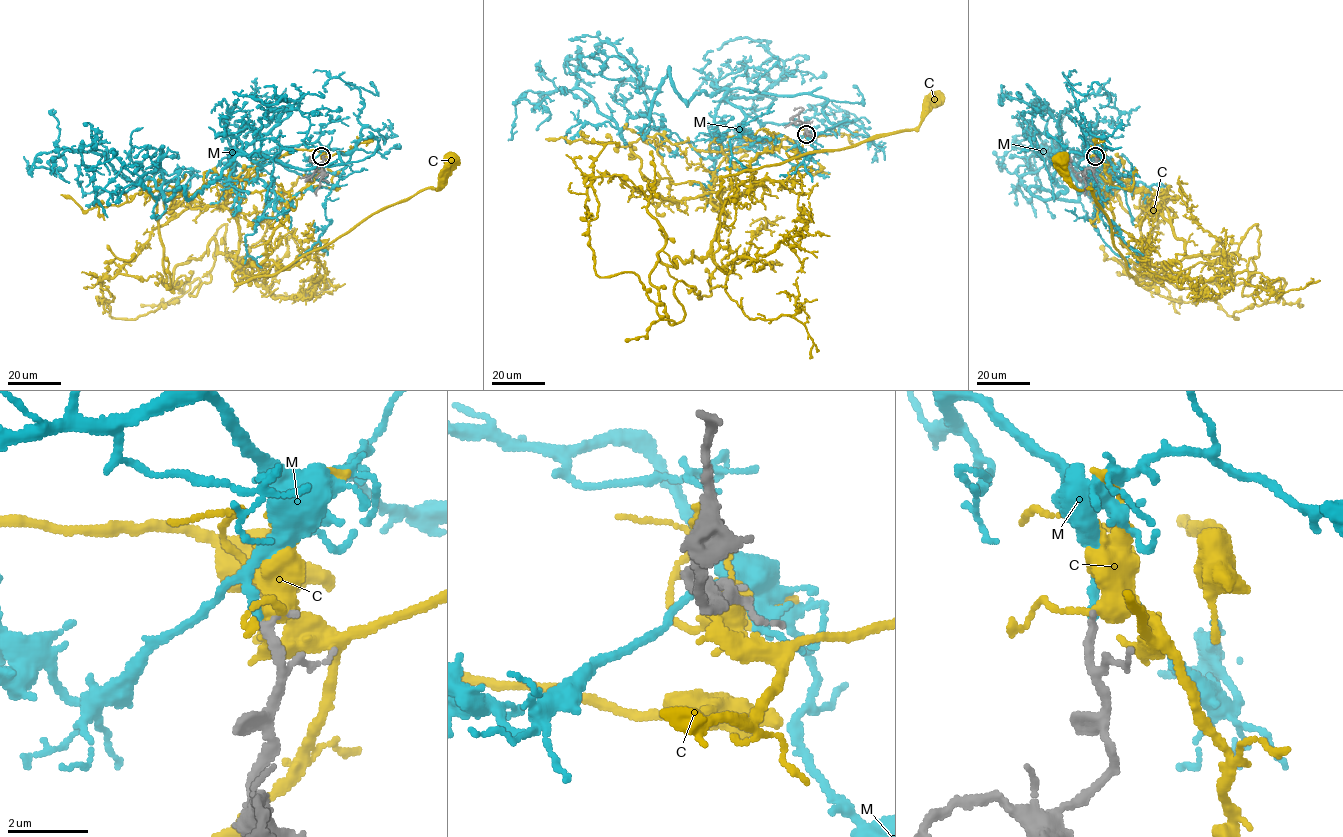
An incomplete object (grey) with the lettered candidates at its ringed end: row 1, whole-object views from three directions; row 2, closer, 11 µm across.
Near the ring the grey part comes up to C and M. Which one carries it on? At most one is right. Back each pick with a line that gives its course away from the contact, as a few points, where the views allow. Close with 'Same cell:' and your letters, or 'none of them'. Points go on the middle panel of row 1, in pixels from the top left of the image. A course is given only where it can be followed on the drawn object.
M: Its course: (806, 134), (725, 89), (686, 104), (669, 68), (620, 128), (580, 89), (525, 91), (551, 114), (537, 130)
Same cell: M

